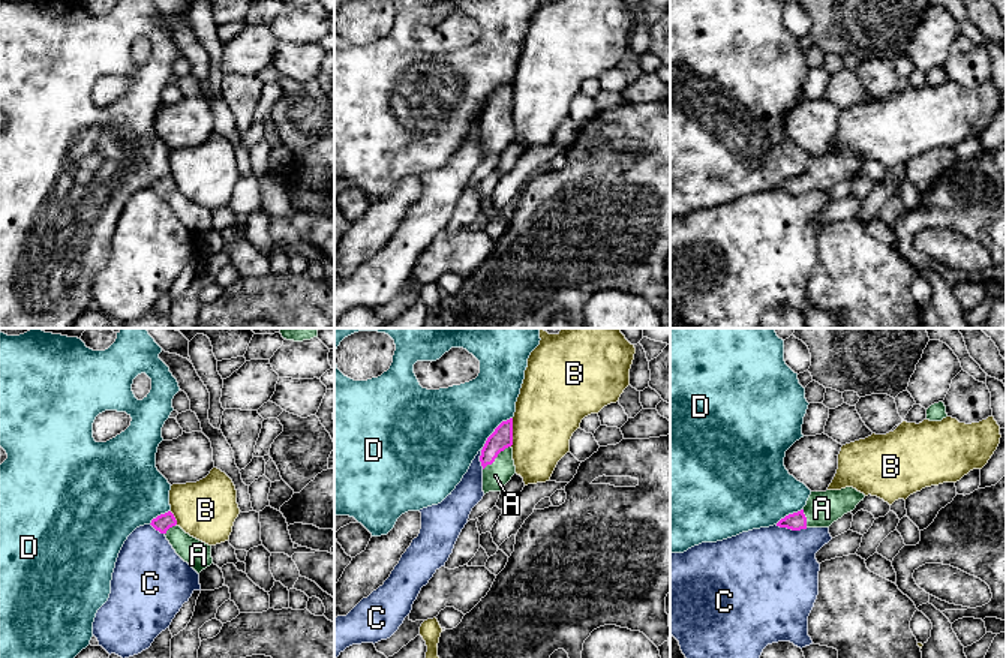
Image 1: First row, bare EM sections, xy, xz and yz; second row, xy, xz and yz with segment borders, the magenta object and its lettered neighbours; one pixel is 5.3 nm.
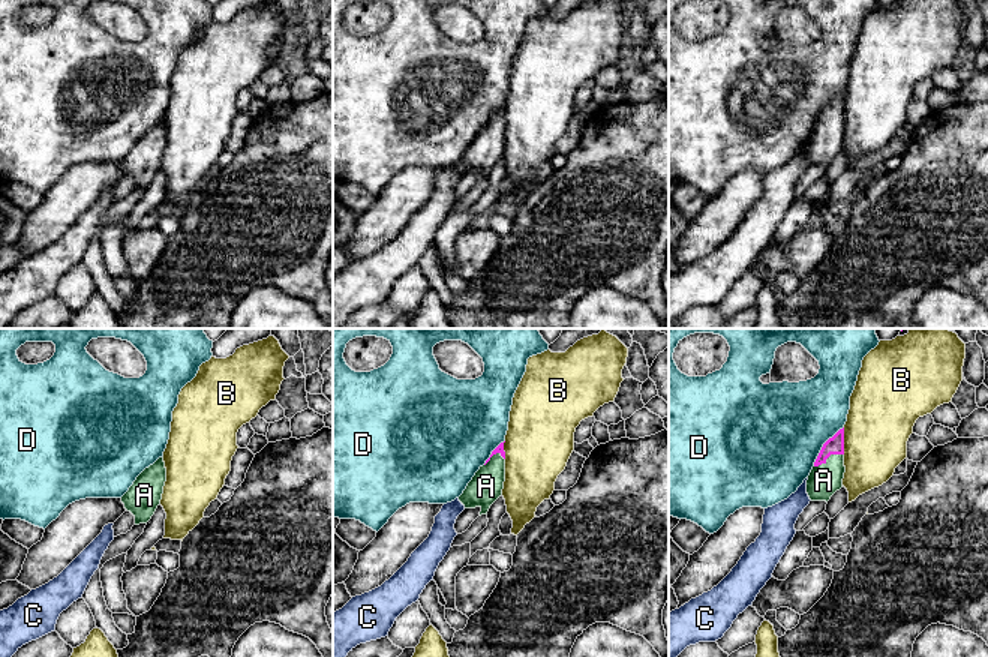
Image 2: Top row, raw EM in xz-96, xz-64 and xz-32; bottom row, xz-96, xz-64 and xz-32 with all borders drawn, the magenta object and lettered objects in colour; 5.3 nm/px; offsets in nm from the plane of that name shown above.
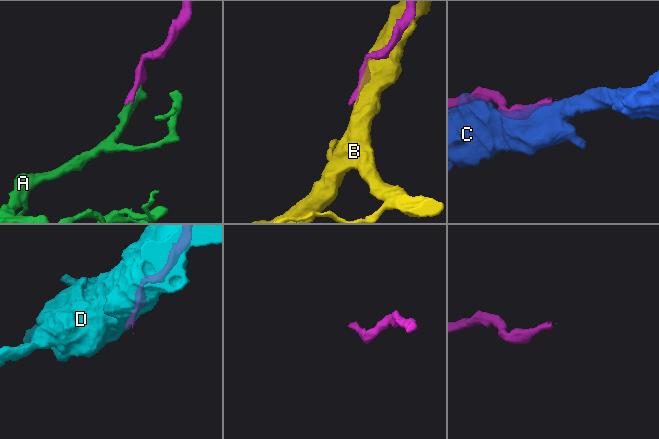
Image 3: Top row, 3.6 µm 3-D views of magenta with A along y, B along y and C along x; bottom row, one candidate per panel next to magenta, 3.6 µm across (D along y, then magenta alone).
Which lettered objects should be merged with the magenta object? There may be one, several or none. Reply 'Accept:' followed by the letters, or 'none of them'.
Accept: A

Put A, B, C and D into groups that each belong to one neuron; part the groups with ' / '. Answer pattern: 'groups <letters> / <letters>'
groups A / B / C / D

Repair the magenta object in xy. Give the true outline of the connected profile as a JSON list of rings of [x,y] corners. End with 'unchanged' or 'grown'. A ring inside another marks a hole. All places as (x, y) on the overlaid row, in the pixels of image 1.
[[[171,511],[157,516],[150,525],[166,537],[175,553],[198,574],[213,564],[211,546],[186,534]]]; grown

